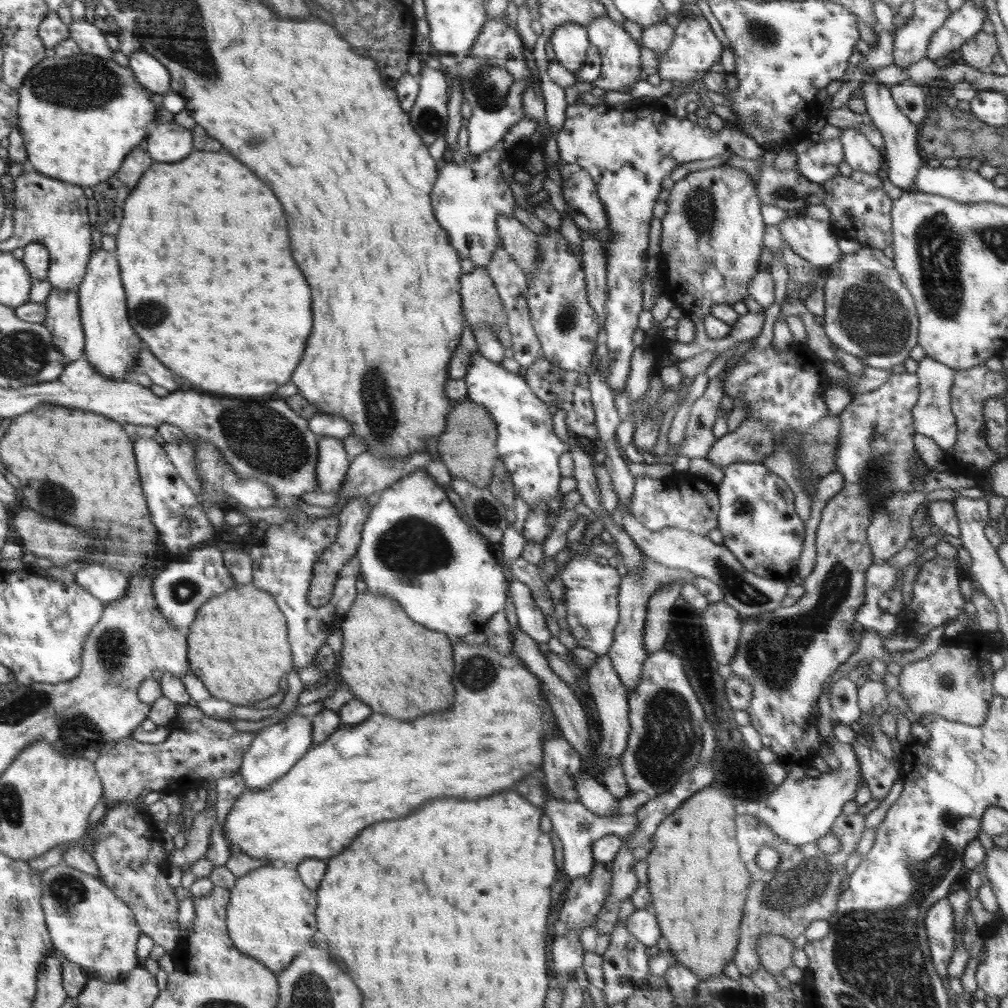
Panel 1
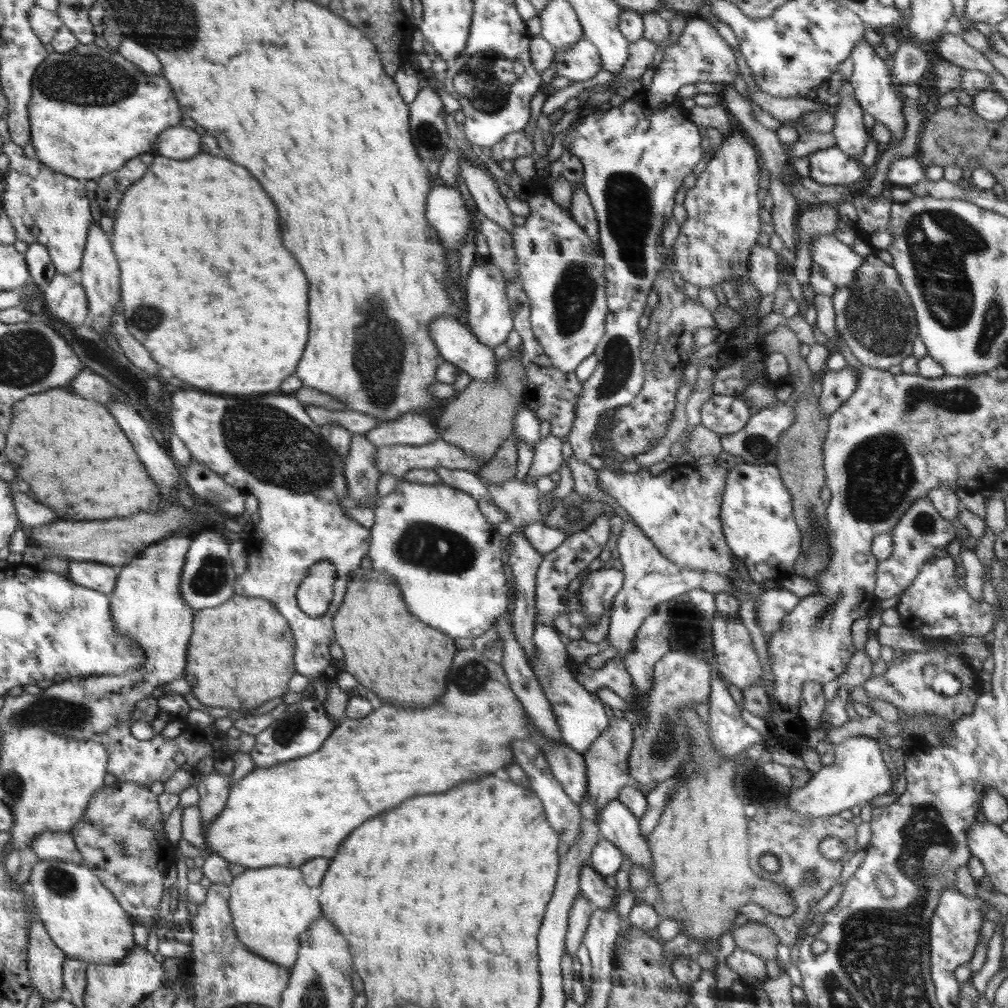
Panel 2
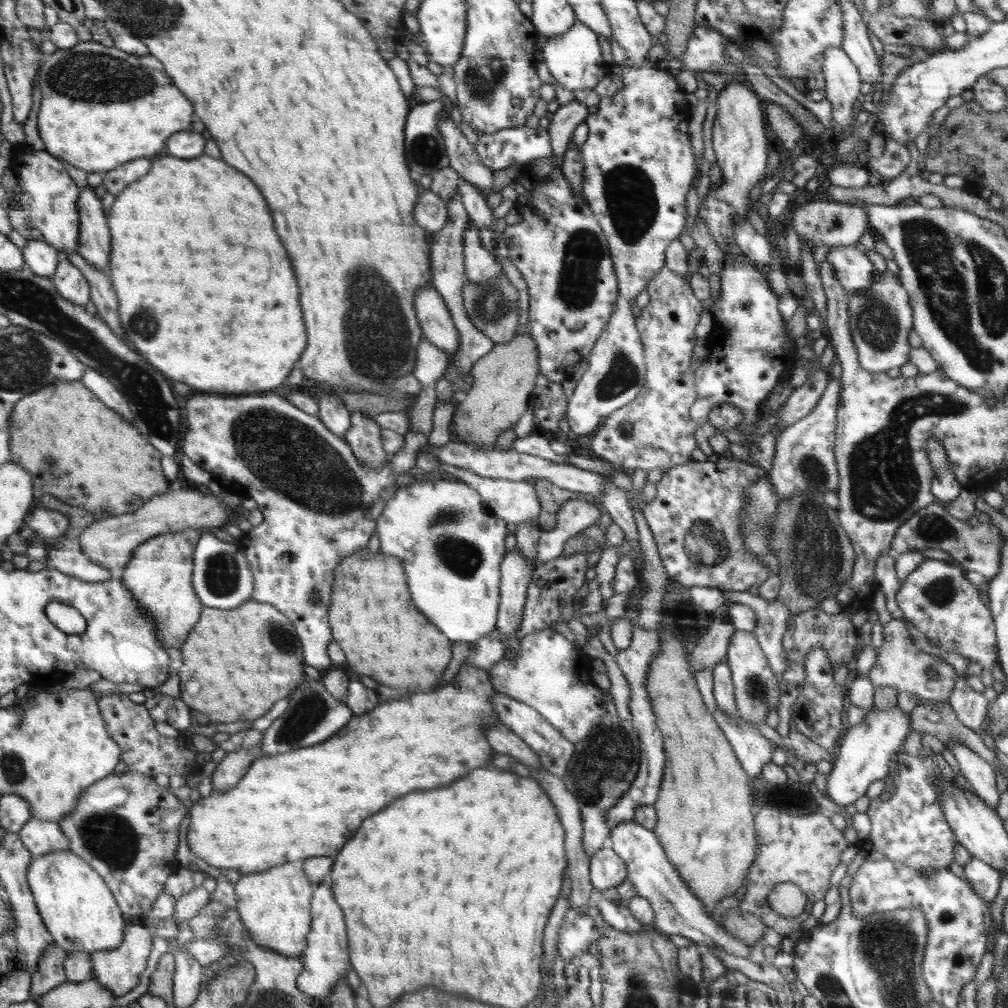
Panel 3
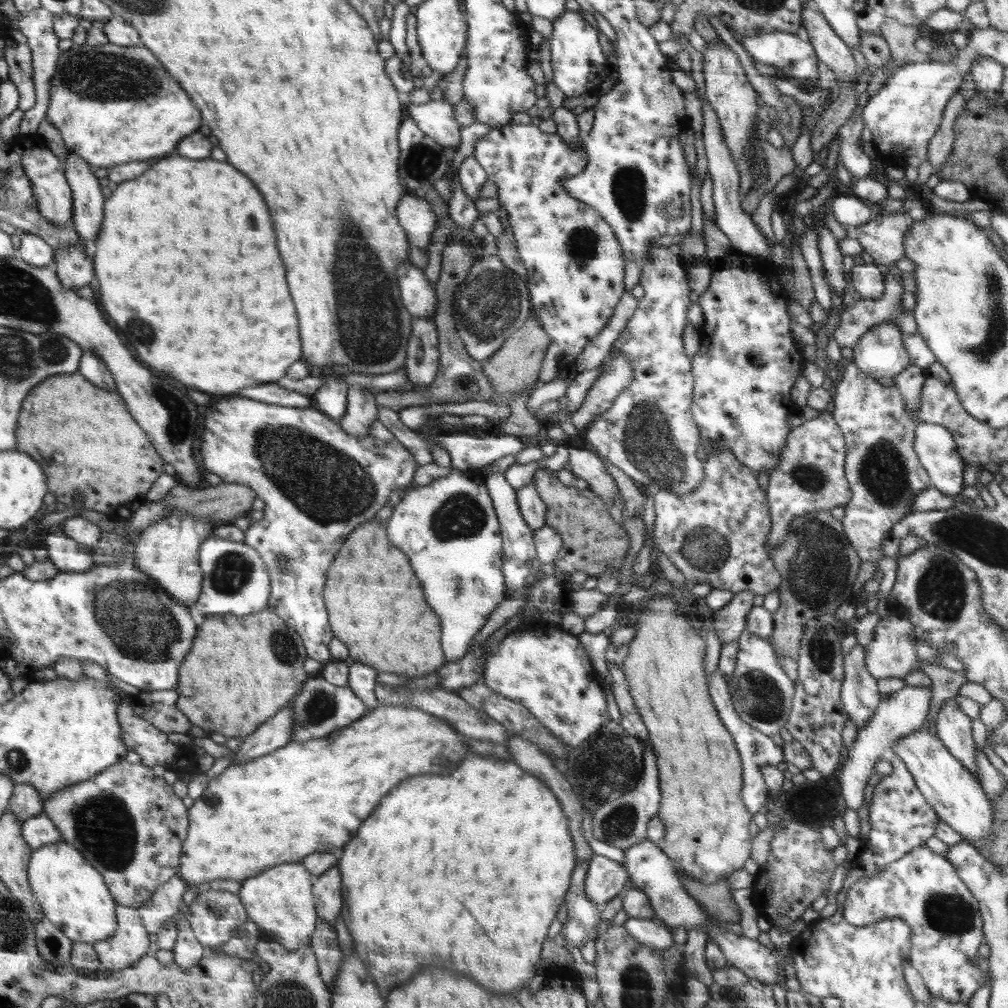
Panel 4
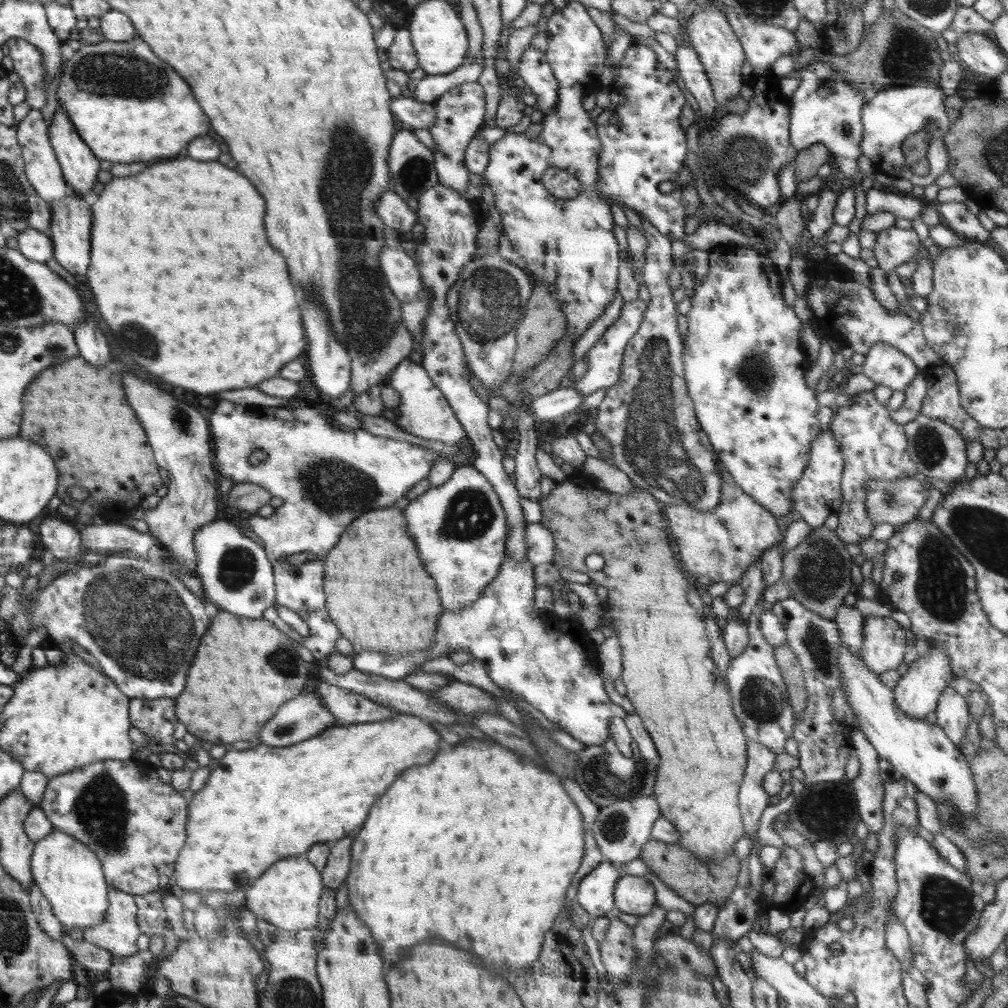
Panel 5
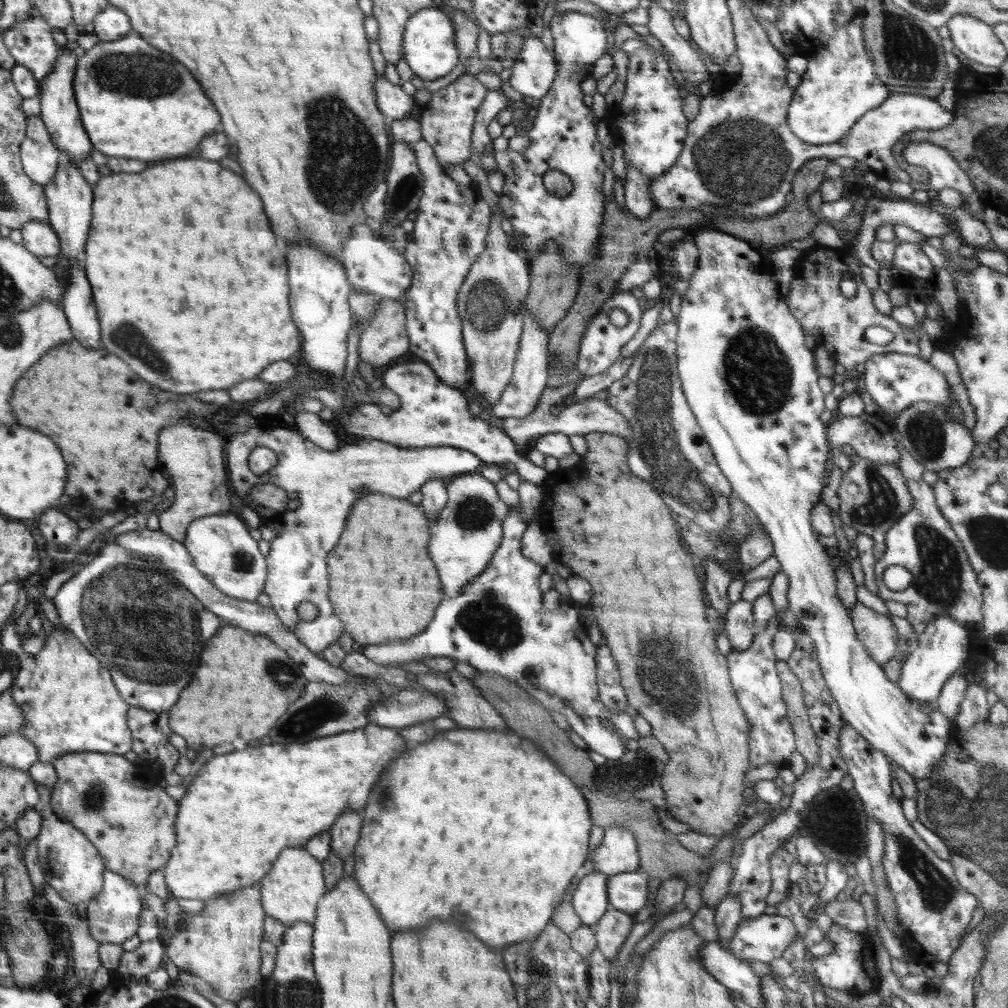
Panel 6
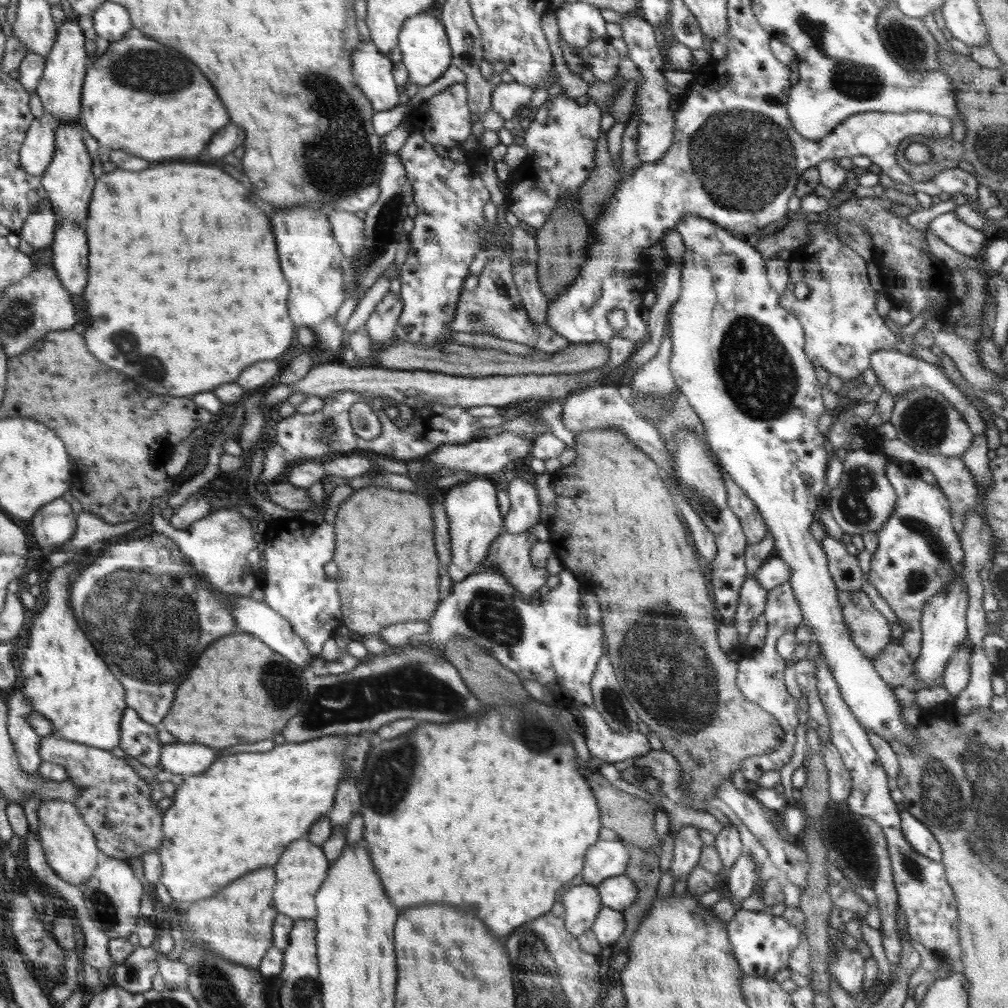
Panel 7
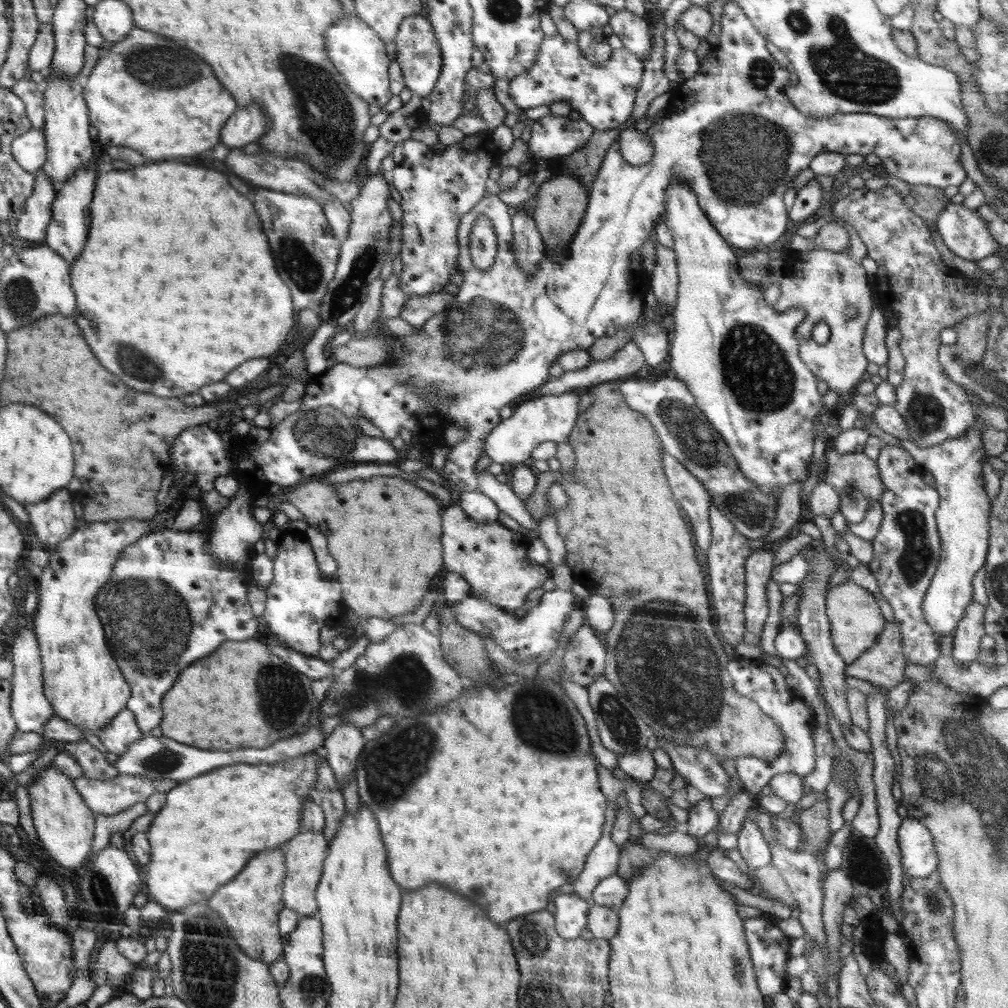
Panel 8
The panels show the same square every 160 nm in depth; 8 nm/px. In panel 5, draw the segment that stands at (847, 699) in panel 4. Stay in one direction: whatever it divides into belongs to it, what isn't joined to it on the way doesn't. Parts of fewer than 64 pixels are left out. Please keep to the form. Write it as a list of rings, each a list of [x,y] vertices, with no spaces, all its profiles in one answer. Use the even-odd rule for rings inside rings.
[[[844,602],[837,610],[834,618],[841,634],[842,643],[848,646],[850,652],[854,652],[855,656],[861,656],[863,628],[865,617],[855,607],[848,607]],[[856,722],[851,732],[851,744],[860,765],[859,773],[853,780],[853,789],[857,798],[859,815],[868,830],[874,832],[878,840],[880,838],[879,832],[884,824],[882,810],[884,781],[880,778],[878,772],[880,756],[872,744],[870,744],[868,737],[861,731],[861,728],[856,727]]]

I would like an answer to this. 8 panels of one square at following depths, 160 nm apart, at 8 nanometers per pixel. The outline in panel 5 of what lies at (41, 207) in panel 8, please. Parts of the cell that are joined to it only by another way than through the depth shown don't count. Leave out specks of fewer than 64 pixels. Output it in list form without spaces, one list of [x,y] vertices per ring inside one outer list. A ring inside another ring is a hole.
[[[26,228],[19,231],[16,242],[18,242],[19,251],[30,260],[46,263],[54,257],[55,245],[48,232]]]

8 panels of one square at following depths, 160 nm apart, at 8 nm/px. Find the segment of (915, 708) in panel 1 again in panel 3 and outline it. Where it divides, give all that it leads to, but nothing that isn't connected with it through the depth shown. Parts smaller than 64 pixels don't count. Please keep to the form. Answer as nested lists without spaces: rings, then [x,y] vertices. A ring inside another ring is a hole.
[[[892,619],[883,628],[884,642],[878,650],[876,649],[876,663],[867,674],[873,686],[875,688],[895,688],[899,693],[912,692],[912,694],[917,694],[920,700],[919,704],[924,703],[924,701],[948,701],[959,677],[954,667],[940,657],[916,648],[903,620]],[[926,668],[933,668],[938,673],[938,678],[930,680],[926,676]]]

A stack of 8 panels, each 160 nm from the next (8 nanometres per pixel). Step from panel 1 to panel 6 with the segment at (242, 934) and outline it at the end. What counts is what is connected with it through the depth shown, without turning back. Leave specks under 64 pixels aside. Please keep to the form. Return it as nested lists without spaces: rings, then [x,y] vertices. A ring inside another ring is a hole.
[[[304,847],[285,850],[259,884],[262,888],[263,906],[267,916],[278,918],[287,927],[303,921],[314,925],[319,901],[328,891],[323,862],[320,862],[319,858],[312,857]]]

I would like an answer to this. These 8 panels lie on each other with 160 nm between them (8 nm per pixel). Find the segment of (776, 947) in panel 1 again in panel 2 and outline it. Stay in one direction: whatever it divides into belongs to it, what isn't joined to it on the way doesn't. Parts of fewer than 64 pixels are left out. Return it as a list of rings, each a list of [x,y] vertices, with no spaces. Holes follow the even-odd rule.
[[[748,921],[746,925],[734,927],[731,933],[736,947],[752,952],[765,961],[778,962],[776,946],[778,946],[779,938],[769,926]]]

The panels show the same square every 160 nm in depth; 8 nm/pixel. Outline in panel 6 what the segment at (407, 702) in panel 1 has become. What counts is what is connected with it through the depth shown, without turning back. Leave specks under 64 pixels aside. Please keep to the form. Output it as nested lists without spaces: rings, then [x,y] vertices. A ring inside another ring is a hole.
[[[368,493],[360,496],[351,510],[348,532],[344,532],[340,548],[336,548],[332,560],[328,560],[334,586],[331,602],[336,604],[335,615],[343,621],[355,647],[360,649],[366,645],[406,641],[419,635],[434,618],[434,608],[442,603],[442,584],[436,576],[434,562],[426,552],[431,534],[422,506],[399,497]],[[396,580],[402,586],[398,604]]]

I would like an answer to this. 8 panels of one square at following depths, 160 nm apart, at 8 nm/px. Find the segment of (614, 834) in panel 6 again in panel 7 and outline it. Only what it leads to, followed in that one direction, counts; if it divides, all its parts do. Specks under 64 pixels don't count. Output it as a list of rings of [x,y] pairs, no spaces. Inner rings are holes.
[[[604,840],[588,848],[580,875],[584,883],[597,885],[611,877],[626,873],[628,850],[623,840]]]

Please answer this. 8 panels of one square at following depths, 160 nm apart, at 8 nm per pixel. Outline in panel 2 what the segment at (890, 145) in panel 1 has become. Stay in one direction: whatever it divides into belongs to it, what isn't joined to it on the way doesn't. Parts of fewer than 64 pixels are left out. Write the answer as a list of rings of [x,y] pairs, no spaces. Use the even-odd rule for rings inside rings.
[[[863,38],[857,42],[849,56],[853,60],[853,73],[849,78],[849,82],[853,86],[854,95],[858,103],[863,108],[864,116],[868,121],[881,122],[890,130],[891,142],[898,142],[904,138],[906,122],[903,117],[902,105],[900,97],[894,93],[891,84],[891,74],[888,67],[879,55],[868,45]]]

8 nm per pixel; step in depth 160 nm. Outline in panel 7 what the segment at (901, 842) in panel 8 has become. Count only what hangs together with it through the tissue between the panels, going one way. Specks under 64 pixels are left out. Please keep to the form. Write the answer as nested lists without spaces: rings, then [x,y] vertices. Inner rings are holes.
[[[908,811],[901,812],[901,827],[908,844],[928,860],[941,862],[943,855],[939,842],[934,839],[932,832]]]

